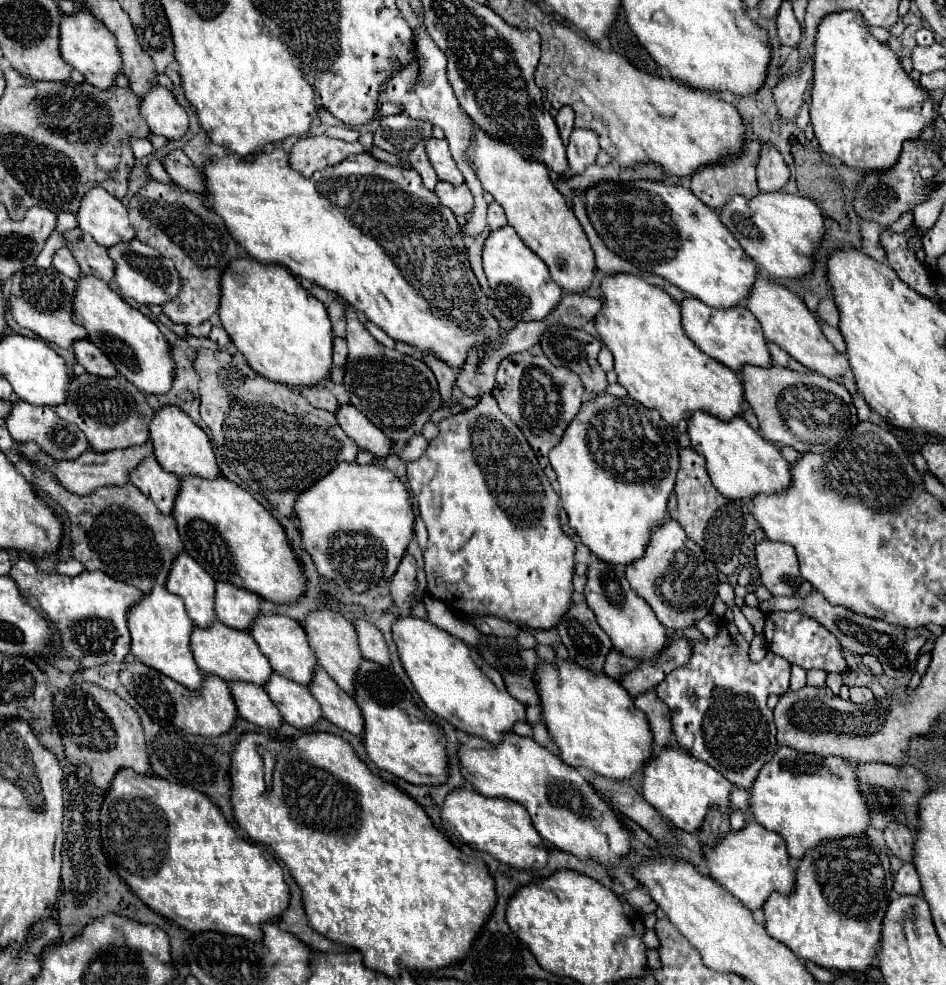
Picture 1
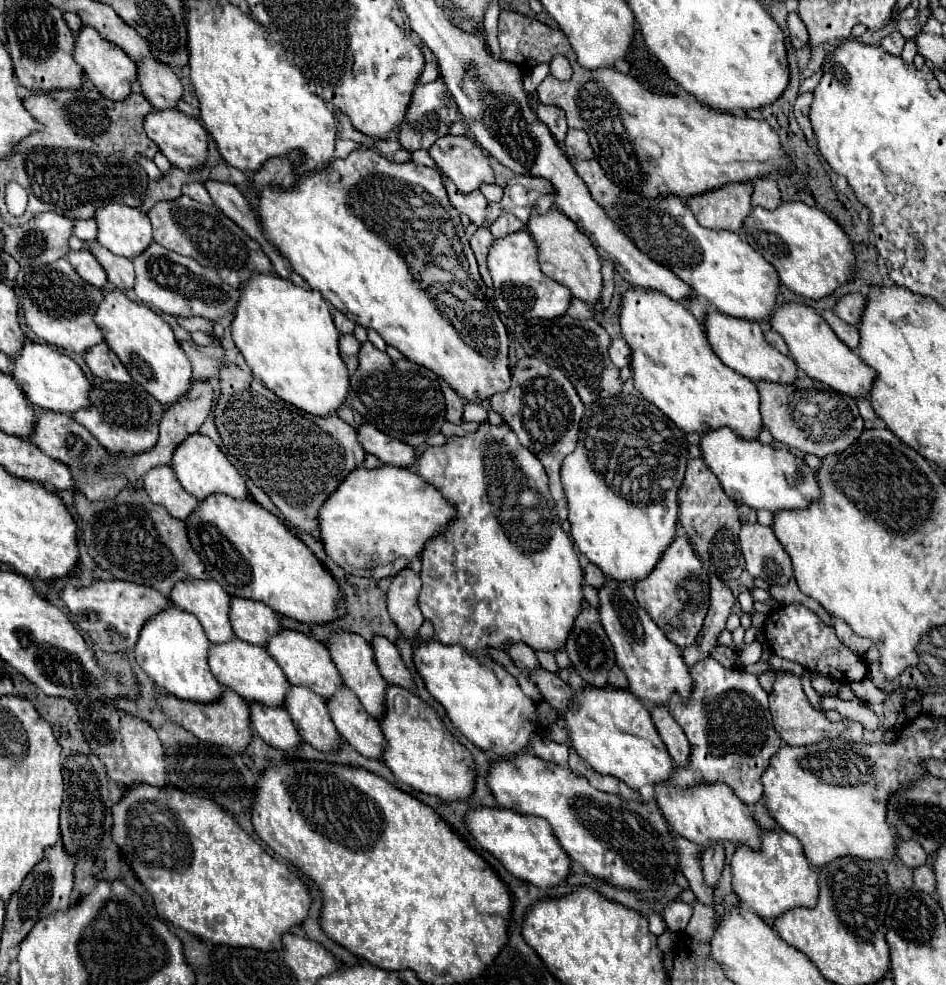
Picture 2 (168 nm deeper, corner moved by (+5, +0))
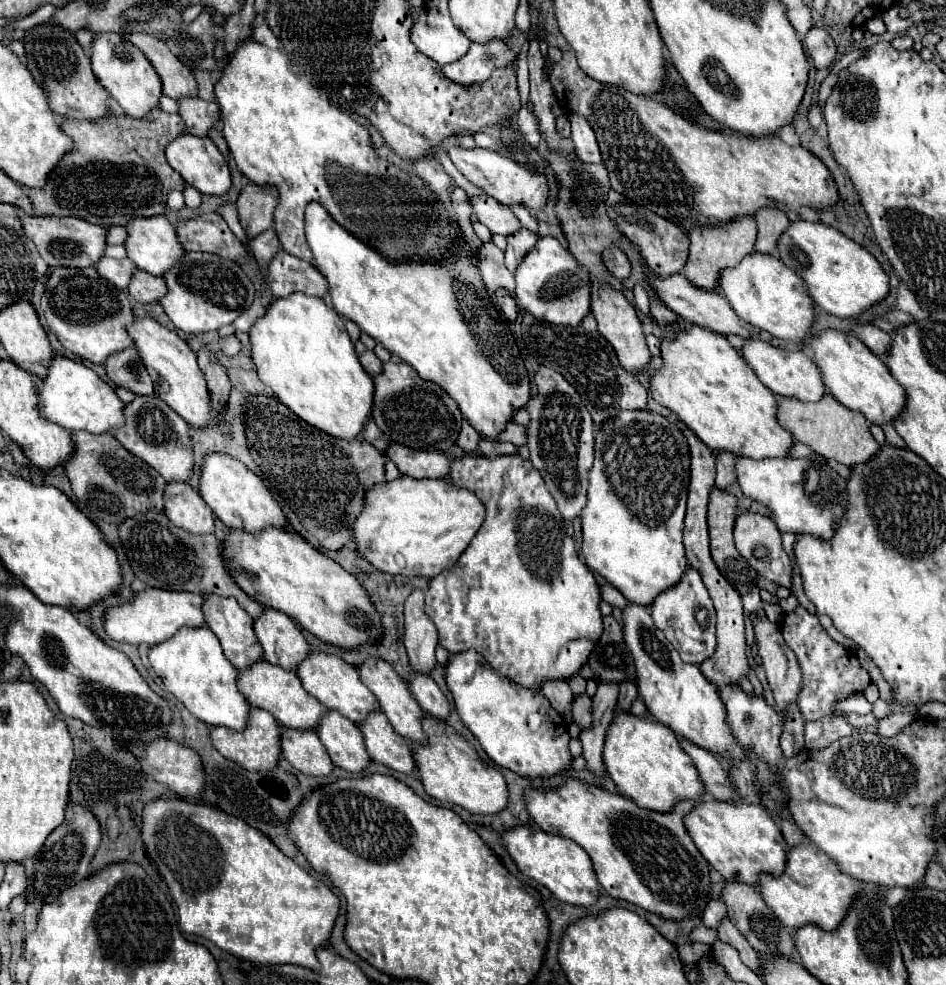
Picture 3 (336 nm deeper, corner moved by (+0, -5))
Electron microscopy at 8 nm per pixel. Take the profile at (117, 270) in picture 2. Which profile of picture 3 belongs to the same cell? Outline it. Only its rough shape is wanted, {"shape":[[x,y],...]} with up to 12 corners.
{"shape":[[136,269],[128,293],[140,303],[166,295],[162,277]]}

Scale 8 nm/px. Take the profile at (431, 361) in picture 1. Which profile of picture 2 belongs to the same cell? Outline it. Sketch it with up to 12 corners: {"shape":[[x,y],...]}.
{"shape":[[441,382],[447,420],[463,422],[465,402],[445,382]]}

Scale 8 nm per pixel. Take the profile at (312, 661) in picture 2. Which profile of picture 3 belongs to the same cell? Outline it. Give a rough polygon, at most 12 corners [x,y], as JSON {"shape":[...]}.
{"shape":[[308,653],[302,687],[324,707],[360,723],[378,709],[356,667]]}

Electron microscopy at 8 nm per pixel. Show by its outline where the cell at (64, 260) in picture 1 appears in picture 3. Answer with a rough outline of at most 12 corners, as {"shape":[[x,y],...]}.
{"shape":[[102,257],[98,275],[124,289],[136,271],[130,259]]}

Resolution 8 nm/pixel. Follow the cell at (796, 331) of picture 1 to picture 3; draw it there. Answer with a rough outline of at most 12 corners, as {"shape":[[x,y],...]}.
{"shape":[[824,329],[804,345],[828,393],[876,425],[904,389],[854,335]]}

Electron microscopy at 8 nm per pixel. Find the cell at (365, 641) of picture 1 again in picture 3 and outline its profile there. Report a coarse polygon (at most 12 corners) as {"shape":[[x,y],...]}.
{"shape":[[414,671],[406,683],[424,713],[448,717],[448,701],[428,675]]}

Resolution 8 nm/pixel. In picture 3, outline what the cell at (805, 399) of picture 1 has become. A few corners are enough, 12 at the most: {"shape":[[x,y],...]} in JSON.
{"shape":[[830,393],[818,403],[778,401],[794,441],[844,465],[880,445],[862,413]]}

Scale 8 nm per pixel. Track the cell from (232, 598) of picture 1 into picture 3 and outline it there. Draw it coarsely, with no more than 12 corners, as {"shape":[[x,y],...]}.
{"shape":[[264,609],[254,633],[268,663],[284,669],[310,653],[286,613]]}

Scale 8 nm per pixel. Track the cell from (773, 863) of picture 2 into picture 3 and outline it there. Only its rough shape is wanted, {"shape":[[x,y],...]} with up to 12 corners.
{"shape":[[814,843],[756,887],[784,927],[832,931],[860,883]]}

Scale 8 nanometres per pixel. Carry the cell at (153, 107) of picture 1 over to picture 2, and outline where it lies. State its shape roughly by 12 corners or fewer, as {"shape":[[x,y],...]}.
{"shape":[[179,110],[145,118],[147,136],[183,172],[207,160],[207,132]]}

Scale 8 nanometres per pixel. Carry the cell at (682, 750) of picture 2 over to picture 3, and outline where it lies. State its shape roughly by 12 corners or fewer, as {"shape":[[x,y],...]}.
{"shape":[[682,737],[680,749],[694,761],[710,797],[738,801],[722,763],[708,749]]}

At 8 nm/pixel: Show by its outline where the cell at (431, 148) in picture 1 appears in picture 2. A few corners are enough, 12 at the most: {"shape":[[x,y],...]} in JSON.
{"shape":[[445,136],[429,150],[465,194],[493,184],[483,150],[465,136]]}

